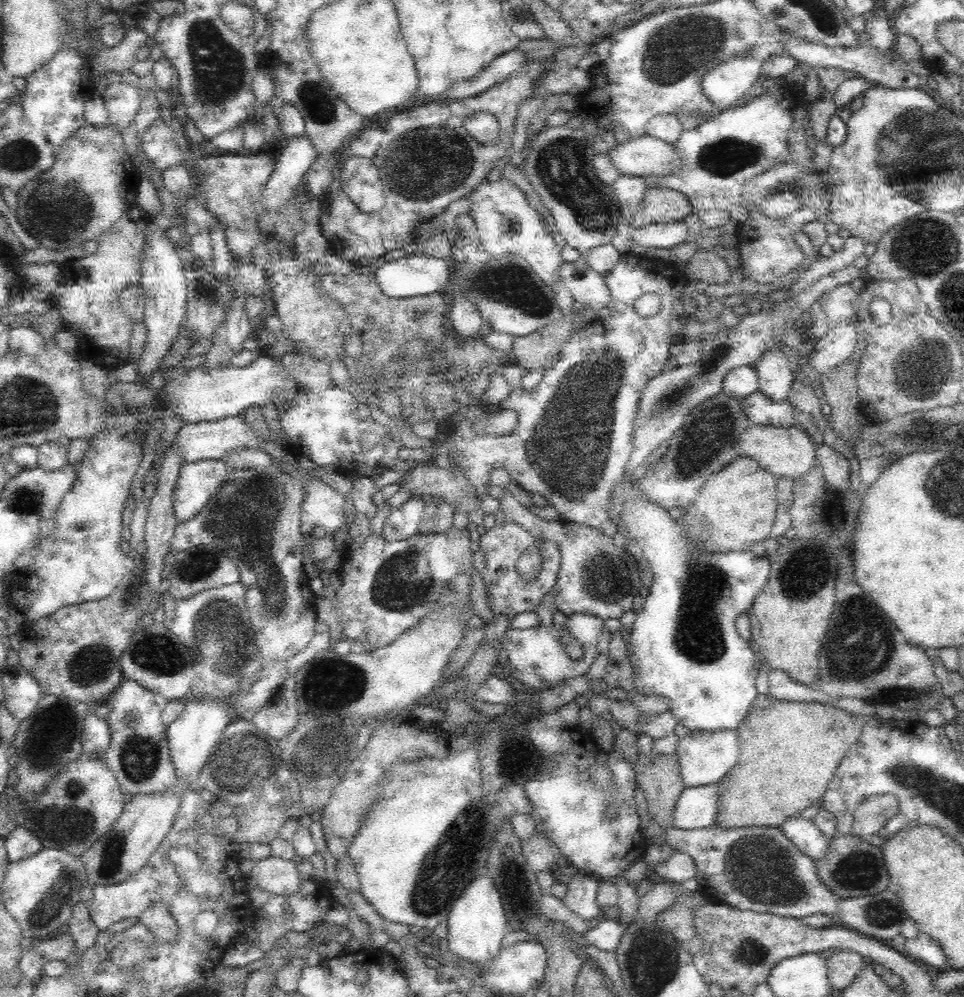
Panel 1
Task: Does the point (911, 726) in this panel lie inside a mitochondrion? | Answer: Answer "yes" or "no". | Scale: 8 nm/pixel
no

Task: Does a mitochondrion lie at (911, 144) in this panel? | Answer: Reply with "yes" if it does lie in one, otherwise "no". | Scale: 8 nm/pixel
yes

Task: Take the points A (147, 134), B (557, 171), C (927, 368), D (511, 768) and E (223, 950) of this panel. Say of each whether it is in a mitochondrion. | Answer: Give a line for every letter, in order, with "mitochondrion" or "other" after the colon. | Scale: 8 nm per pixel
A: other
B: mitochondrion
C: mitochondrion
D: mitochondrion
E: other

